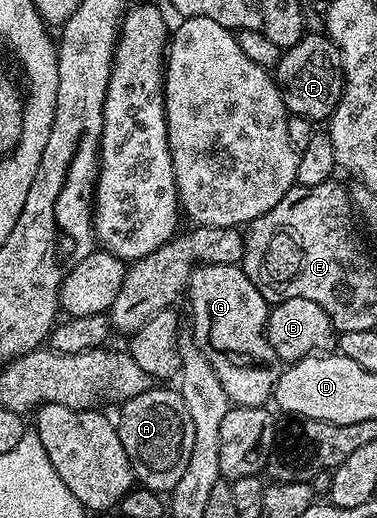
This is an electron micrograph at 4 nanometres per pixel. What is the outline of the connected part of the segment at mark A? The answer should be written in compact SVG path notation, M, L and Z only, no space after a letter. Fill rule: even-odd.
M153 385L138 396L124 400L119 407L121 416L116 416L115 419L119 441L123 441L123 449L127 449L127 457L133 466L136 482L158 493L168 493L175 485L179 485L179 477L183 477L183 469L187 469L187 461L191 461L191 444L195 441L191 413L187 413L187 405L183 405L180 390L168 391L165 387L168 386Z

